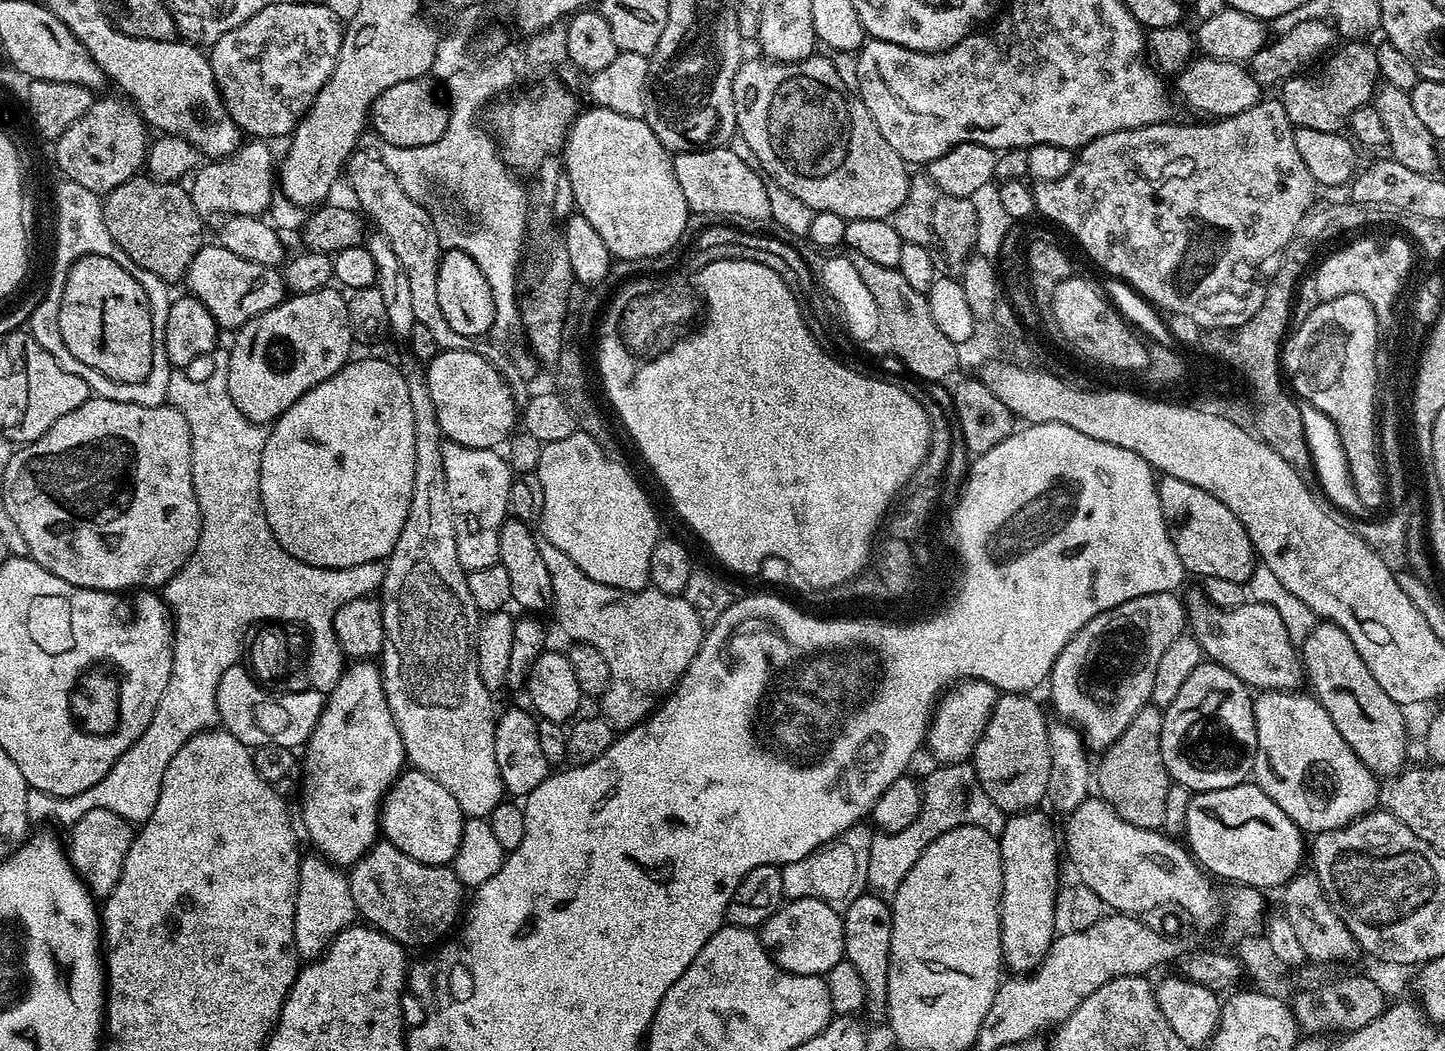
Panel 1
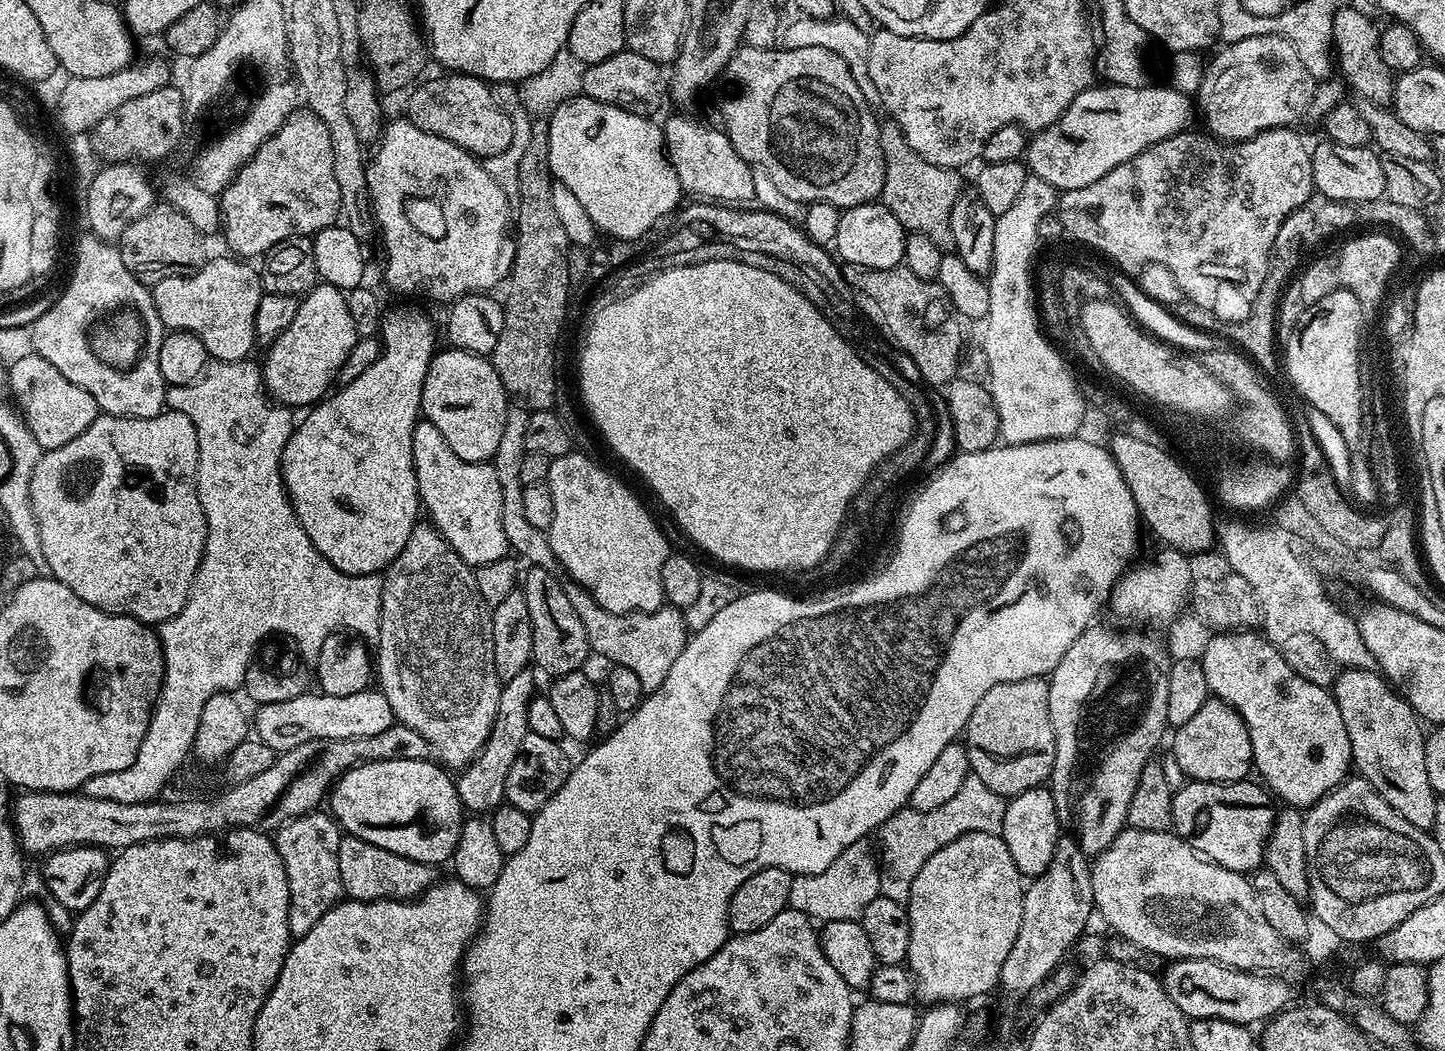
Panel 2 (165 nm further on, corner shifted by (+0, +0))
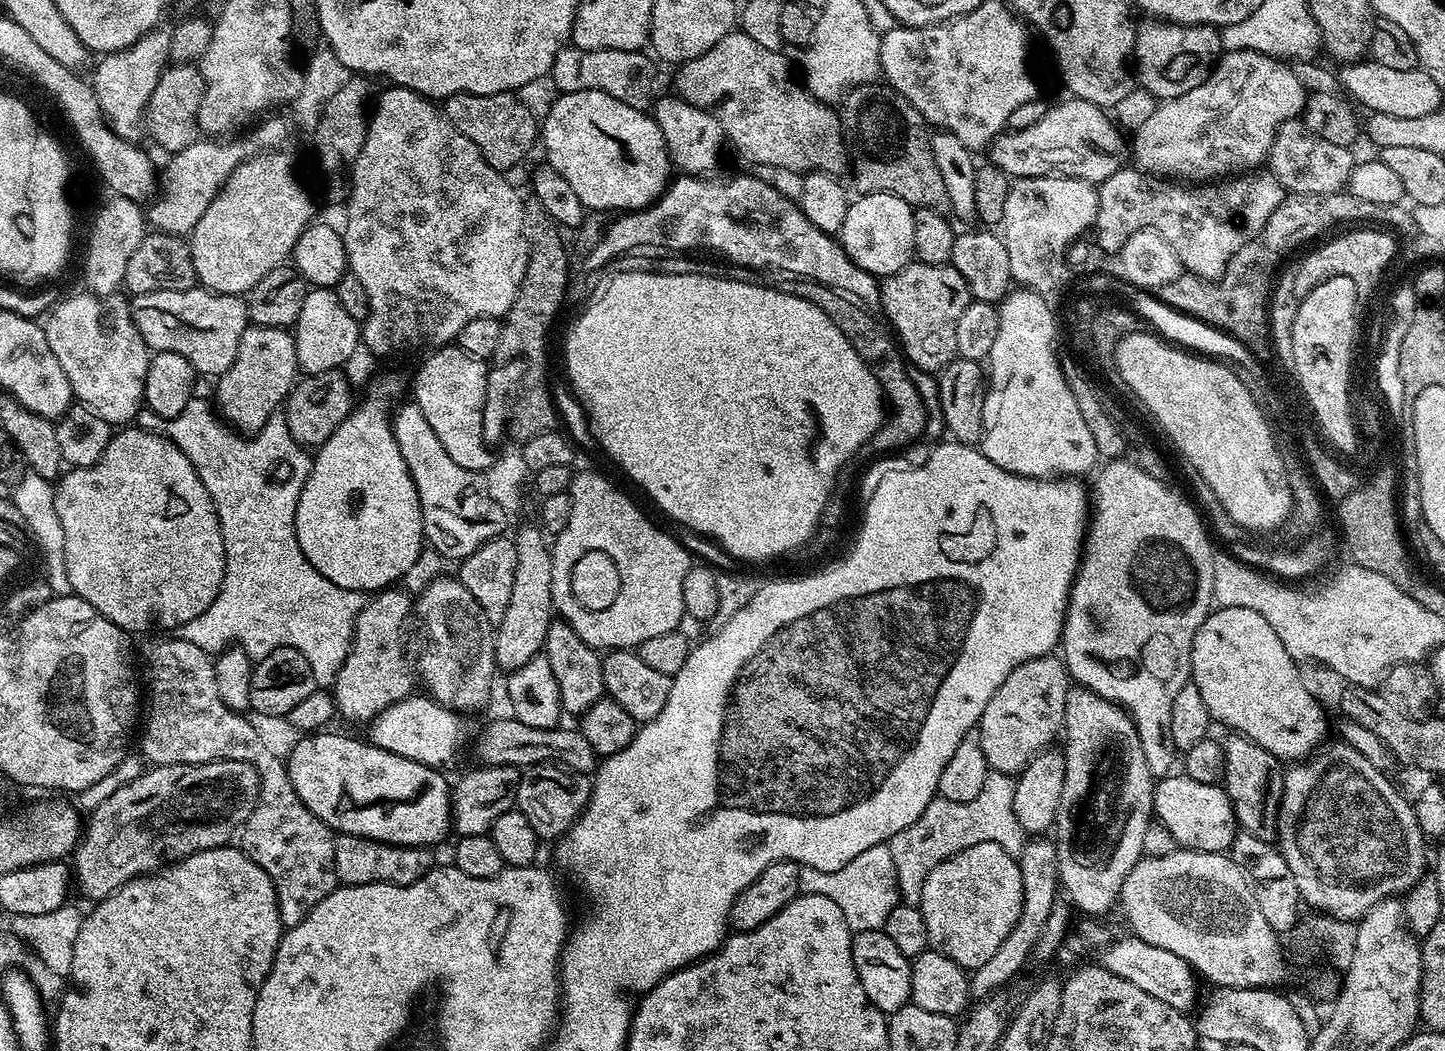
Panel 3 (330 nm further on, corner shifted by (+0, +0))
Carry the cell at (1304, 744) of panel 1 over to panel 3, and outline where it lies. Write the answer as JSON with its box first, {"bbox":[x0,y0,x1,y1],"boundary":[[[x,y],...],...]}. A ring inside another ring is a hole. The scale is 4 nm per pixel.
{"bbox":[1191,608,1330,762],"boundary":[[[1221,608],[1209,611],[1207,618],[1202,622],[1202,626],[1194,634],[1194,642],[1192,643],[1192,675],[1191,683],[1198,686],[1198,691],[1202,694],[1202,699],[1206,702],[1206,710],[1212,715],[1213,721],[1217,725],[1225,724],[1226,727],[1232,728],[1233,733],[1250,738],[1254,742],[1258,742],[1258,746],[1262,746],[1262,750],[1270,750],[1270,754],[1274,754],[1282,762],[1299,762],[1307,760],[1325,743],[1328,728],[1330,732],[1330,722],[1328,726],[1328,716],[1324,713],[1322,705],[1316,701],[1314,693],[1308,689],[1306,681],[1300,677],[1301,665],[1290,654],[1286,654],[1286,646],[1282,646],[1282,641],[1278,638],[1278,634],[1274,634],[1274,630],[1270,627],[1270,622],[1266,622],[1266,618],[1262,618],[1262,614],[1257,614],[1255,610],[1242,610],[1241,608]]]}

